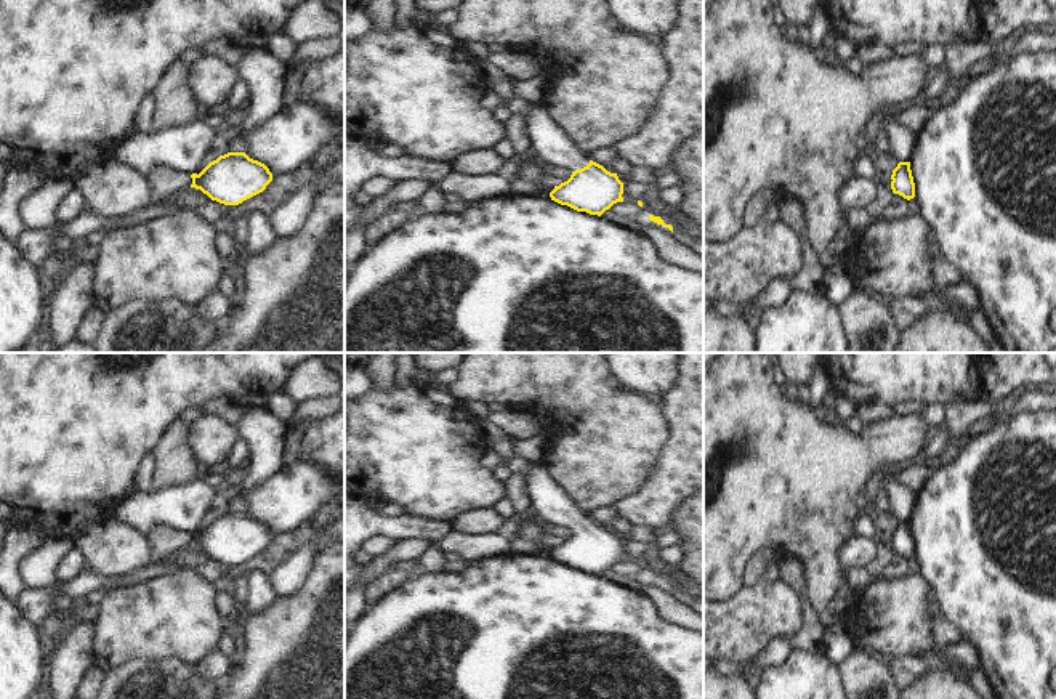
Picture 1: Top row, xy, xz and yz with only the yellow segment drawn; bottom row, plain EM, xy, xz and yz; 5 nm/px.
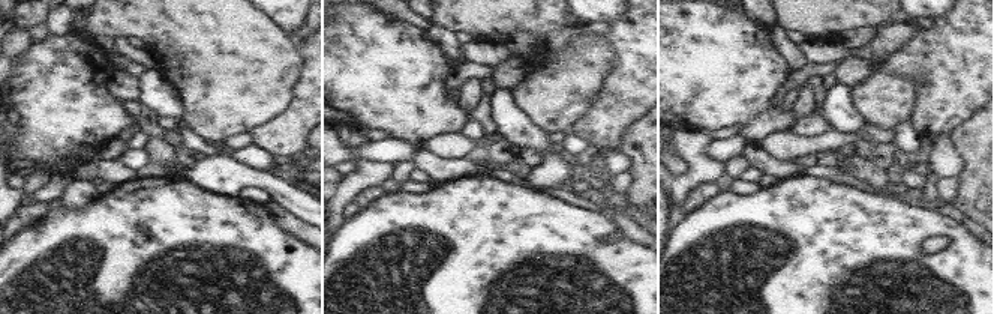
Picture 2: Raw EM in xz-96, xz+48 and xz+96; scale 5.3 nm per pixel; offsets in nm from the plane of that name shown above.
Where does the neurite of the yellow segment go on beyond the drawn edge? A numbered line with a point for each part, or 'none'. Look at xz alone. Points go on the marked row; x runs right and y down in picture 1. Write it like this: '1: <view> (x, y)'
1: xz (548, 141)

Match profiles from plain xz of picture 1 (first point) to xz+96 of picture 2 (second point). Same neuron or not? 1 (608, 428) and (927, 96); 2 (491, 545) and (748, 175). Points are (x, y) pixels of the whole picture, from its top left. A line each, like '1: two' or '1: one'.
1: two
2: two

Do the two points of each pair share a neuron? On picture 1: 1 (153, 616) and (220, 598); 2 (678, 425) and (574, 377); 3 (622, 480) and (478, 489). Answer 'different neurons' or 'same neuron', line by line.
1: different neurons
2: different neurons
3: different neurons

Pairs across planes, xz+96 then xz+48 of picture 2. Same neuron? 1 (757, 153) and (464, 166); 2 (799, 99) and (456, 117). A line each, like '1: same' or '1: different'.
1: same
2: different

